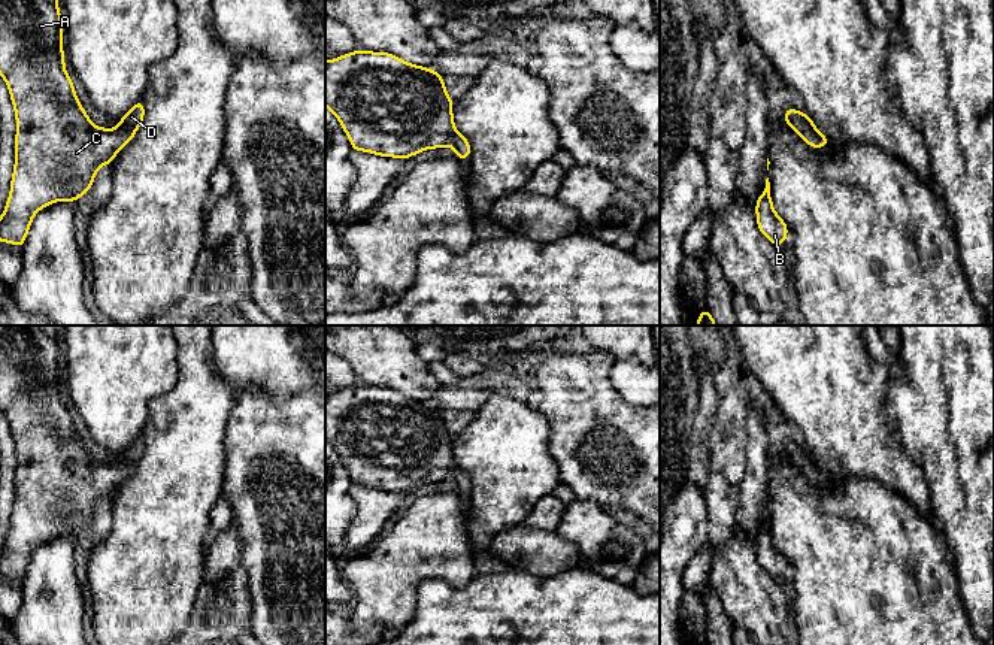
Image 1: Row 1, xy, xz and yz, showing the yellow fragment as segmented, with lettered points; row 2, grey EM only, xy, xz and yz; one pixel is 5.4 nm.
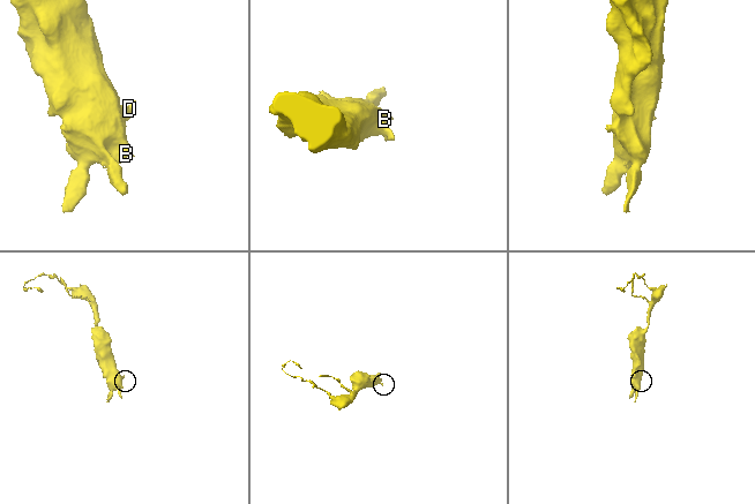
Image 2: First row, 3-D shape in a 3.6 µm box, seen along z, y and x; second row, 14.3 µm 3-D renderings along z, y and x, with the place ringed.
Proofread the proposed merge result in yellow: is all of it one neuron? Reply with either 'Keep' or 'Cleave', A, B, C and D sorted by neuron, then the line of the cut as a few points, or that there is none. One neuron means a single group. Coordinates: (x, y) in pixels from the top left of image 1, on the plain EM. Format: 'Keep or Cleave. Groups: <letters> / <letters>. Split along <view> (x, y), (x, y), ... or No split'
Keep. Groups: A B C D. No split

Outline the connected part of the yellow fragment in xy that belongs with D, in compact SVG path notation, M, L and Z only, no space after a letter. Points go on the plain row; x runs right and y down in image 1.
M0 325L0 411L9 421L16 451L15 502L0 552L0 576L24 581L33 551L52 536L78 536L97 505L112 497L136 469L145 440L139 434L115 464L96 461L81 440L64 403L58 325Z

